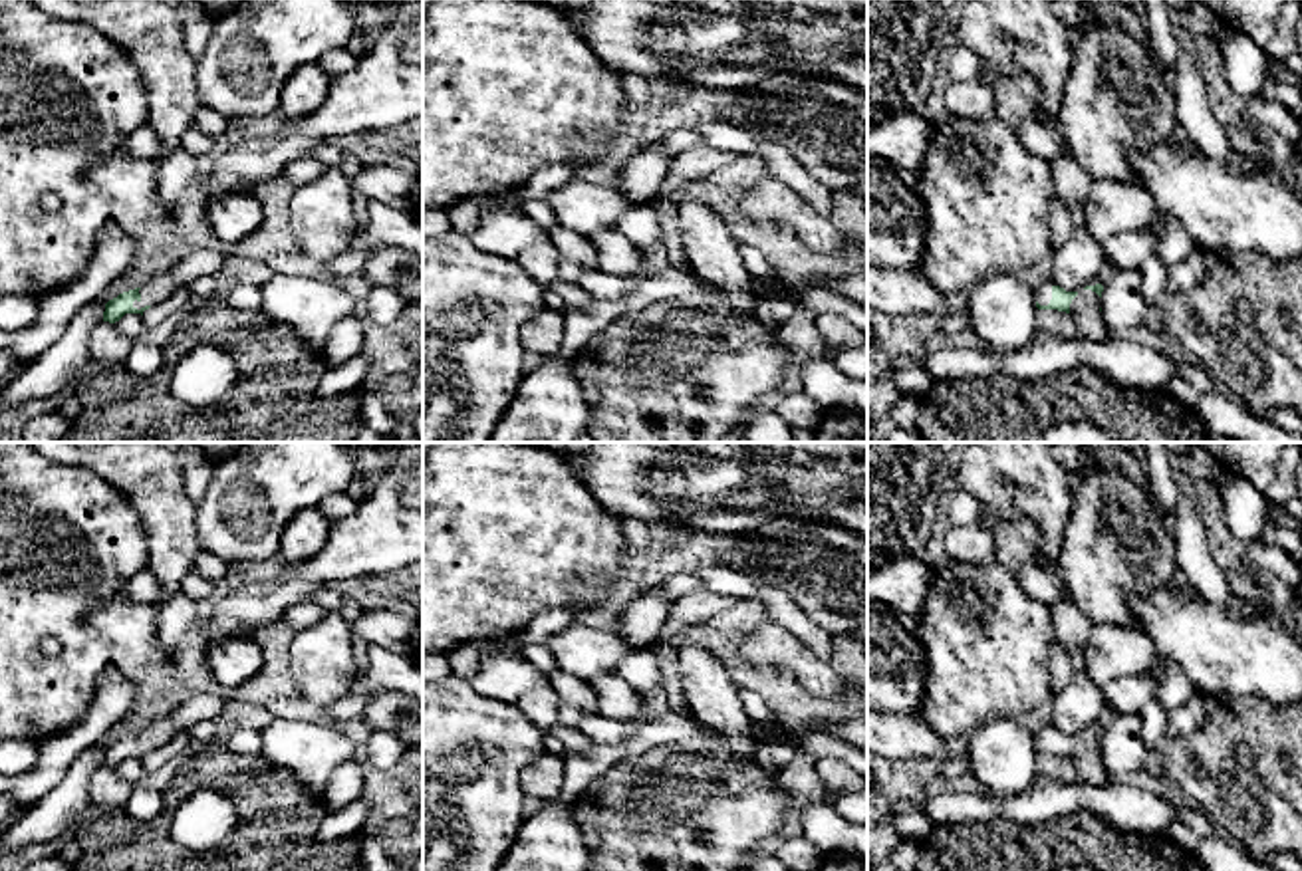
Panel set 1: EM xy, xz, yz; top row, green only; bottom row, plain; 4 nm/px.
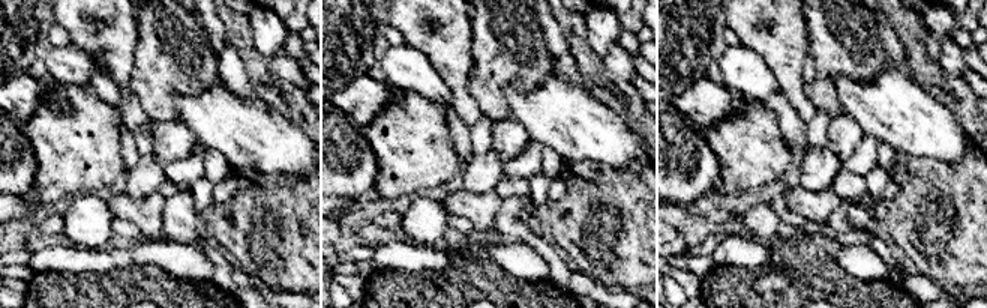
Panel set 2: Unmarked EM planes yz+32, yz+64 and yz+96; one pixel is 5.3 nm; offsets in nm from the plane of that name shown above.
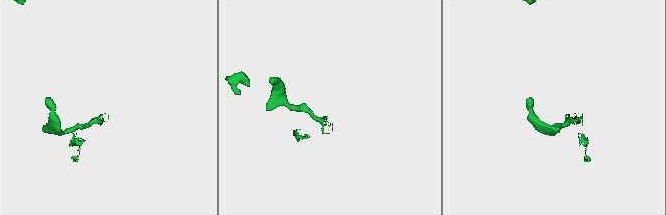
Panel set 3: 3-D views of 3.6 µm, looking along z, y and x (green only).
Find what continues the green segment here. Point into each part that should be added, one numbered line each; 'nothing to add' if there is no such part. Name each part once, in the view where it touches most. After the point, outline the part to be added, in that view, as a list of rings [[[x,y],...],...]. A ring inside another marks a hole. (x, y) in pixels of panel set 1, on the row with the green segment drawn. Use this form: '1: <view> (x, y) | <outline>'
1: xy (203, 262) | [[[196,250],[175,262],[167,272],[147,282],[139,294],[141,300],[133,308],[157,306],[167,300],[177,288],[189,286],[193,280],[212,276],[220,270],[224,256],[214,250]]]

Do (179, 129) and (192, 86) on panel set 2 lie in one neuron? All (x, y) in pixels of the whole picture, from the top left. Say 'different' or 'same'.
different

